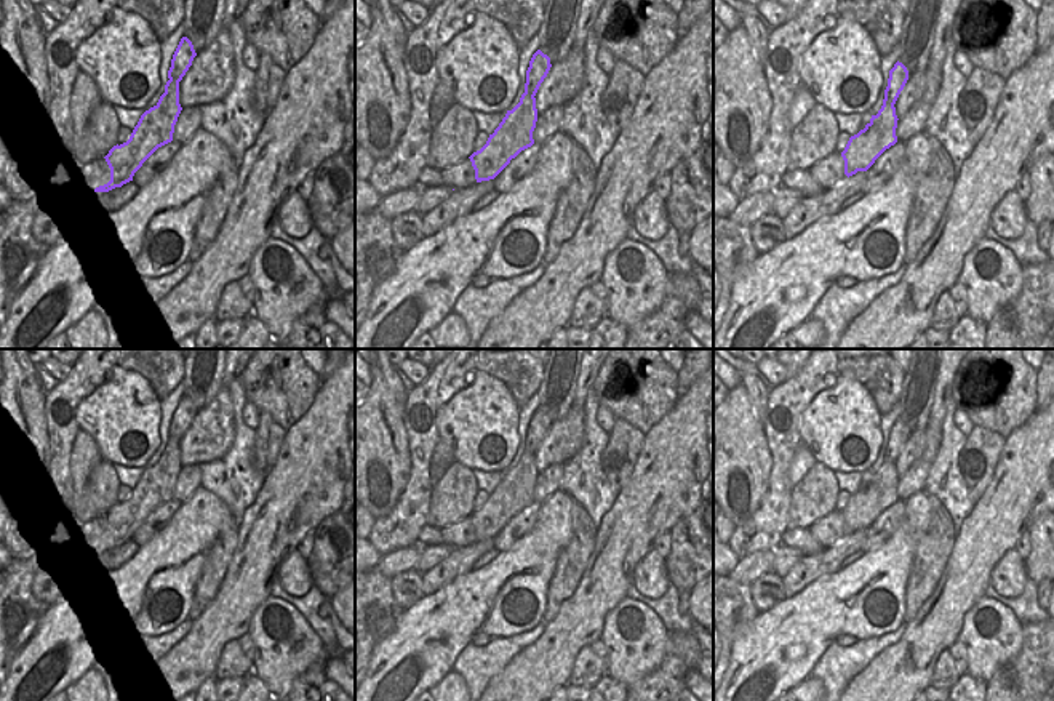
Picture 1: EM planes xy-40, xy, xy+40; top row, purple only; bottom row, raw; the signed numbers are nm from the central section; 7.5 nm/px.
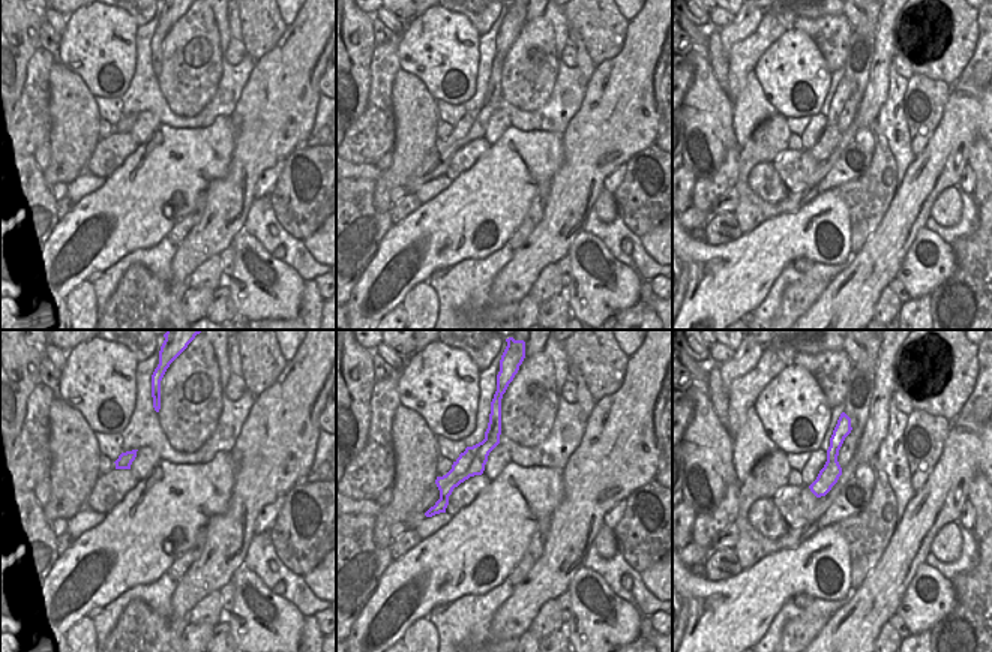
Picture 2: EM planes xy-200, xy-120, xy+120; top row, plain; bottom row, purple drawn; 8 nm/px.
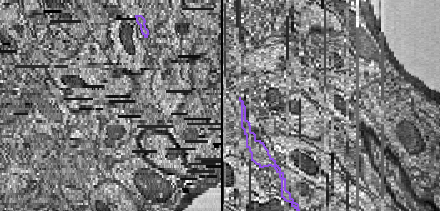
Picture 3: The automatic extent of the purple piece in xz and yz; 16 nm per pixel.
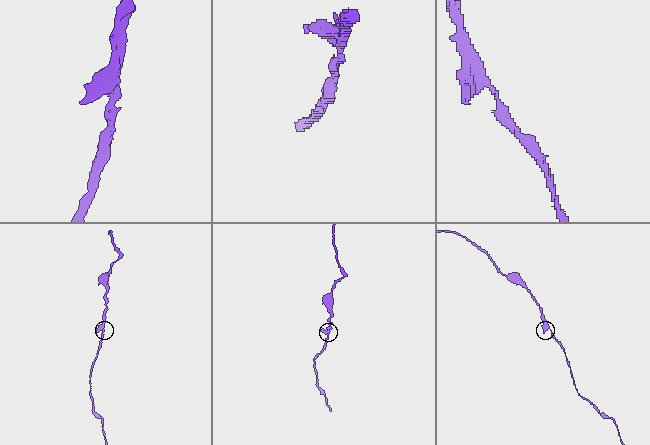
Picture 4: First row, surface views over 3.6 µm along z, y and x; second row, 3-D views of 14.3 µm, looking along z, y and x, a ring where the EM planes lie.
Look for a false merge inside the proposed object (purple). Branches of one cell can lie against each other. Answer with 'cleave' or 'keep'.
keep

